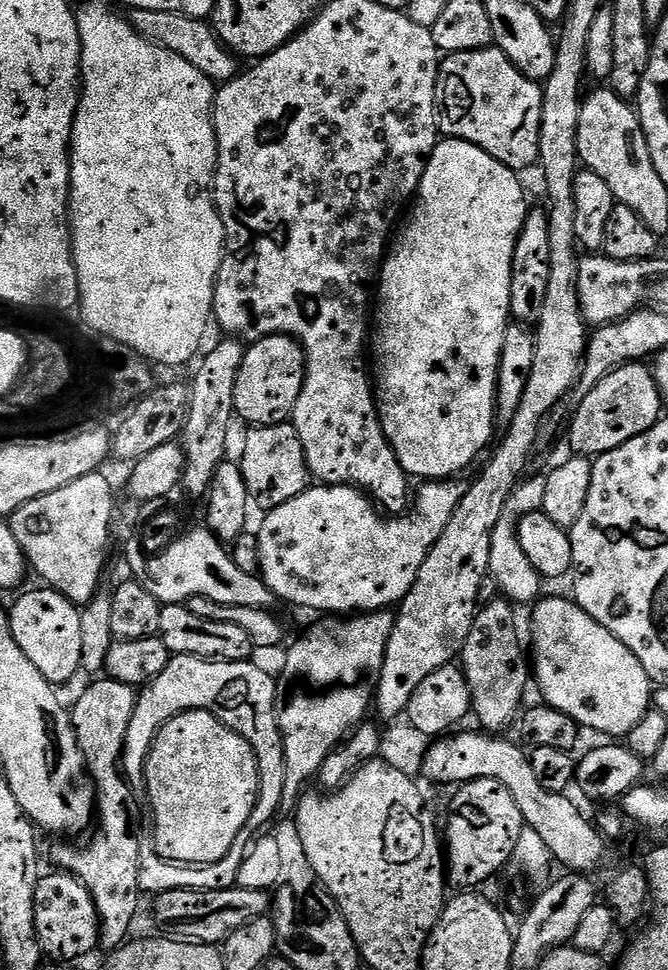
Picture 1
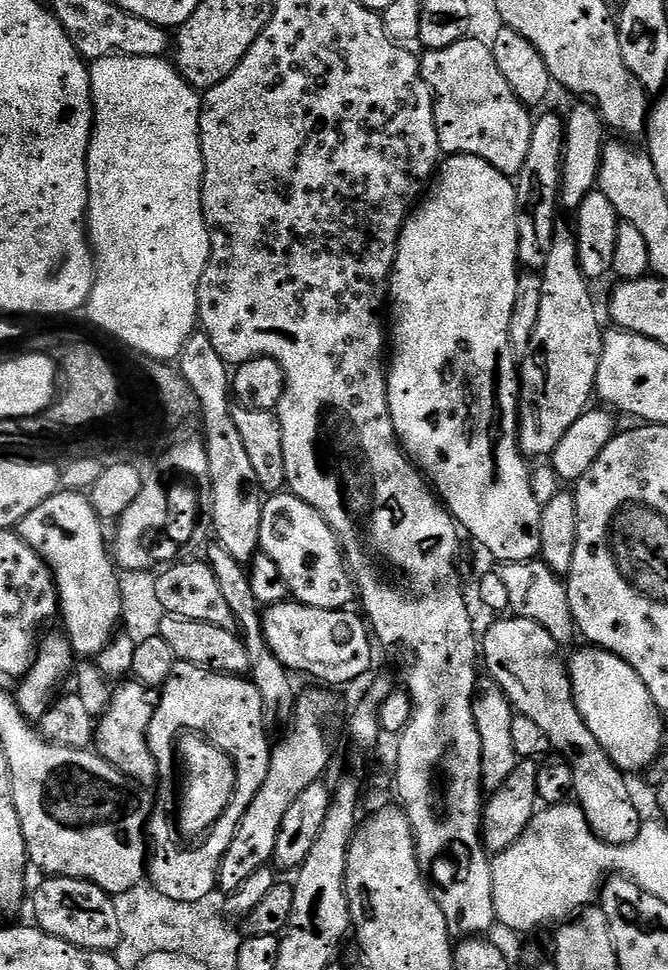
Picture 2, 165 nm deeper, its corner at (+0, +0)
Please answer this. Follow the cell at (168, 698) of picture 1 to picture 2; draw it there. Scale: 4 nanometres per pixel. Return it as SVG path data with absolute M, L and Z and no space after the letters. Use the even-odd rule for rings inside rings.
M177 662L170 678L159 689L159 694L160 701L154 710L154 718L150 718L148 731L148 749L150 754L154 754L154 762L158 762L158 780L154 789L150 821L150 883L162 894L174 898L175 902L192 903L205 898L206 894L218 888L220 867L224 855L230 850L230 842L234 842L234 830L238 830L242 814L250 810L254 794L258 794L262 790L262 782L266 782L266 770L270 770L273 745L268 744L268 736L264 733L266 713L262 694L258 694L251 679L244 676L226 676L222 672L207 672L205 668ZM182 734L207 734L211 744L224 751L236 765L236 793L221 819L210 828L208 844L204 844L200 852L184 852L184 848L177 844L176 836L172 836L172 828L168 828L168 825L178 821L174 809L178 804L178 741Z

